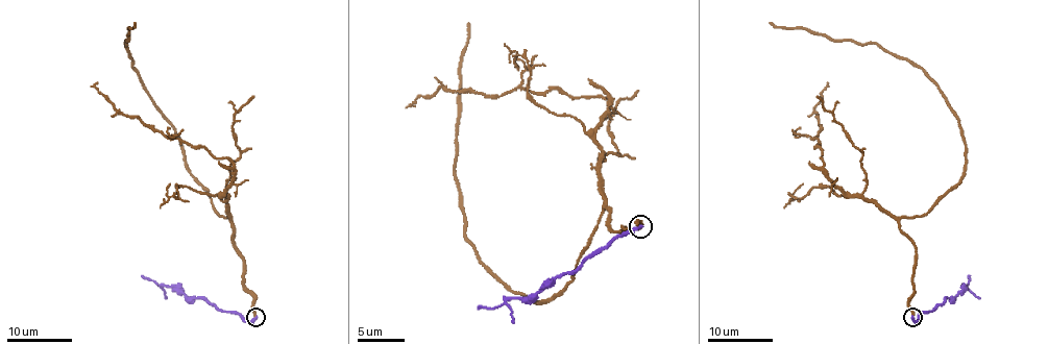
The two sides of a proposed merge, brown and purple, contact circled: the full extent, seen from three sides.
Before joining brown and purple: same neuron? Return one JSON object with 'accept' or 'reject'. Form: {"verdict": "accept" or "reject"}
{"verdict": "reject"}

